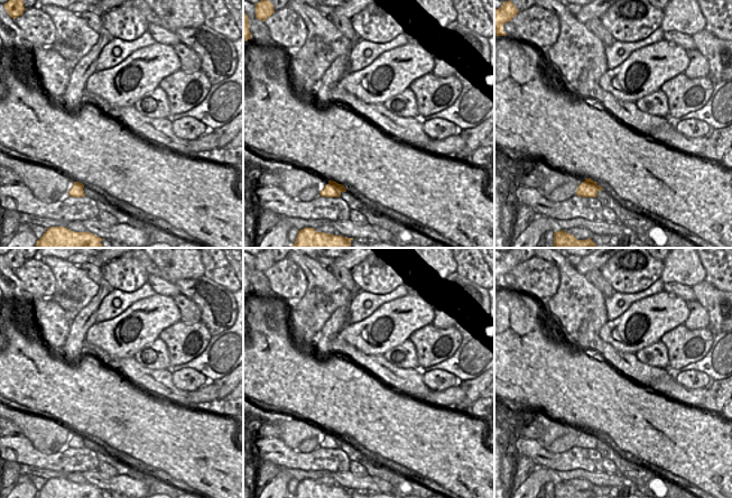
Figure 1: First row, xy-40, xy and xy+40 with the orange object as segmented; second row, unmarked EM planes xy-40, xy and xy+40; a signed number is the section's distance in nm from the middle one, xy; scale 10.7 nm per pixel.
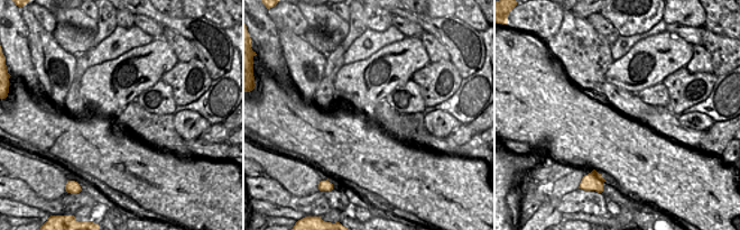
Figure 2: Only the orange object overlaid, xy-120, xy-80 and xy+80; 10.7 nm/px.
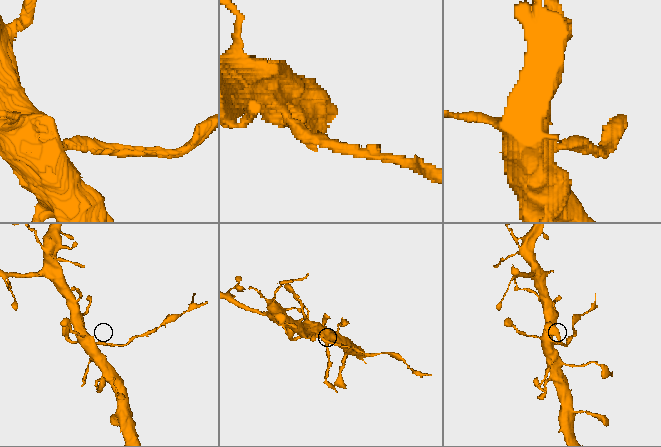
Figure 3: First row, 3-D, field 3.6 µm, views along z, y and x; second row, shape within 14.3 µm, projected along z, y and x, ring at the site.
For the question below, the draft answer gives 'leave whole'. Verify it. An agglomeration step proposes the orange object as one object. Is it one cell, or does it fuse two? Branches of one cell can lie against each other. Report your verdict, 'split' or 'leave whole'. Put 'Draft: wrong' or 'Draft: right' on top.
Draft: wrong
split

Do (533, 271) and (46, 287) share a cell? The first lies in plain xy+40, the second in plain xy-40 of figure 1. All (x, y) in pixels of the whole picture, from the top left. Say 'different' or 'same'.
same

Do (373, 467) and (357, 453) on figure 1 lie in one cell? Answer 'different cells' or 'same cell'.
same cell

